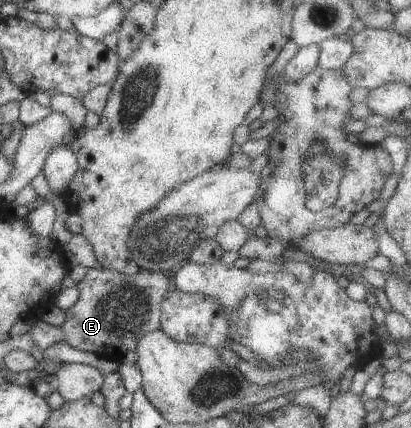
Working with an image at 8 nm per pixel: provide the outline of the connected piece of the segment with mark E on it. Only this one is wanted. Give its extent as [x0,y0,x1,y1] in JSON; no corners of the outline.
[30,269,169,363]

